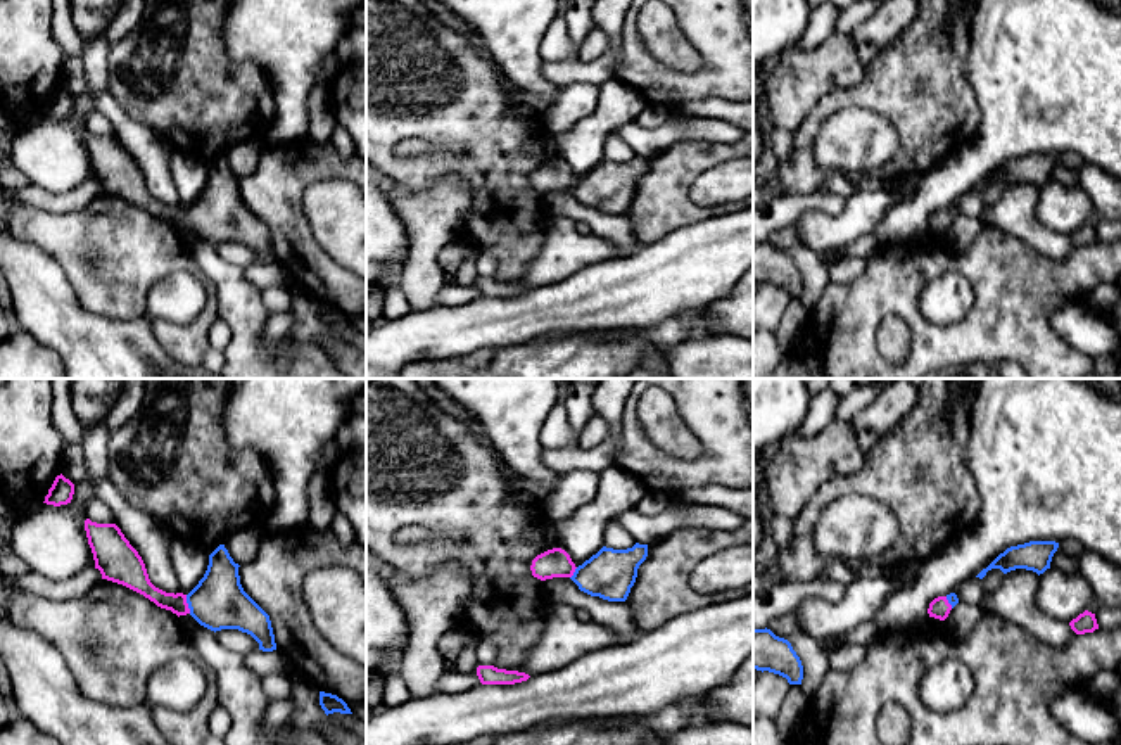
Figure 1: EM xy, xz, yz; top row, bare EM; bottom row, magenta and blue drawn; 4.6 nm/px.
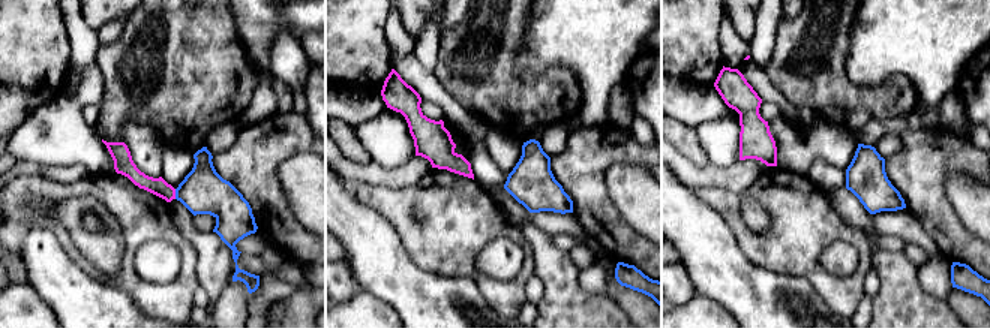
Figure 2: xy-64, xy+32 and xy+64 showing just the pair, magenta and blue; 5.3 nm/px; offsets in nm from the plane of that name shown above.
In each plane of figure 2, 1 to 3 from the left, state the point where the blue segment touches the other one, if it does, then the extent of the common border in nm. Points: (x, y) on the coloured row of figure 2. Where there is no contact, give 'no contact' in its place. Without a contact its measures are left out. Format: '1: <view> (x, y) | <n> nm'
1: xy-64 (174, 193) | 60 nm
2: no contact
3: no contact

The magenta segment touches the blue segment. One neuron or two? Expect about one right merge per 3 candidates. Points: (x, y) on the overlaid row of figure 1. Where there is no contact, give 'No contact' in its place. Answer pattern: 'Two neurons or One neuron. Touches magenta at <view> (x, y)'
One neuron. Touches magenta at xy (187, 604)

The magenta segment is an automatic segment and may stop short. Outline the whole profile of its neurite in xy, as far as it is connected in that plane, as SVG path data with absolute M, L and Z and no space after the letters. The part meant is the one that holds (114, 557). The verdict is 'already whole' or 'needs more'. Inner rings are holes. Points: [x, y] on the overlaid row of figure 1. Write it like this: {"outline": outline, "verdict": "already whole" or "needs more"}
{"outline": "M86 519L85 531L102 579L126 586L178 617L190 614L214 633L238 629L250 634L259 643L259 650L276 650L269 615L244 591L240 565L233 562L225 544L209 555L207 570L199 584L188 595L174 595L150 583L142 557L116 524Z", "verdict": "needs more"}

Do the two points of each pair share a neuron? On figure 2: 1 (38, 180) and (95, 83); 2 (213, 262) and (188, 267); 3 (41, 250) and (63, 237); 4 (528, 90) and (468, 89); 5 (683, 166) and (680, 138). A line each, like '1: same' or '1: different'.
1: different
2: different
3: different
4: same
5: different

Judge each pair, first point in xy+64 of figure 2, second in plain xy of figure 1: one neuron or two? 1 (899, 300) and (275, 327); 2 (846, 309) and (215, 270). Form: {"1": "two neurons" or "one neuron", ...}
{"1": "two neurons", "2": "two neurons"}

